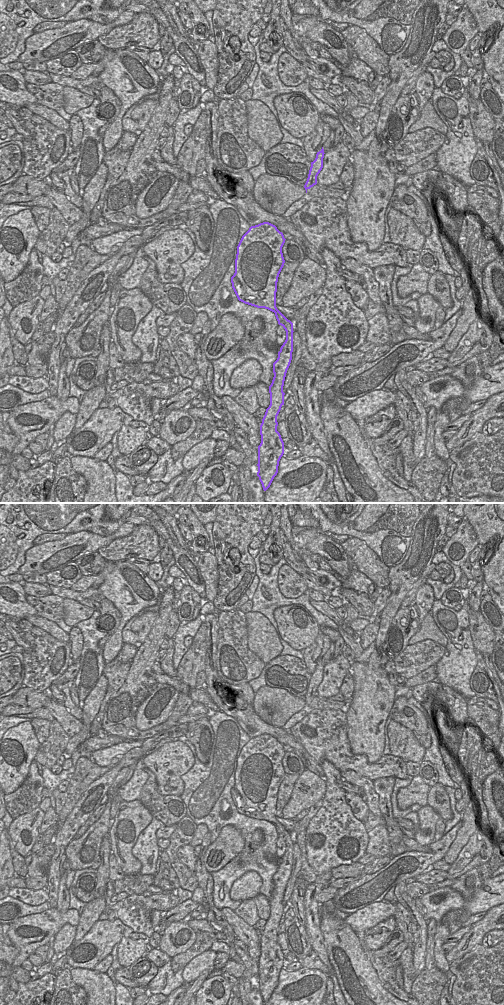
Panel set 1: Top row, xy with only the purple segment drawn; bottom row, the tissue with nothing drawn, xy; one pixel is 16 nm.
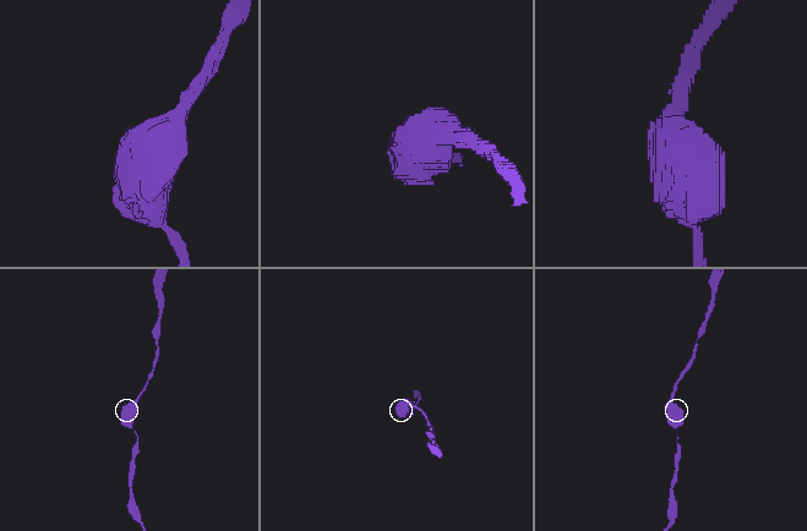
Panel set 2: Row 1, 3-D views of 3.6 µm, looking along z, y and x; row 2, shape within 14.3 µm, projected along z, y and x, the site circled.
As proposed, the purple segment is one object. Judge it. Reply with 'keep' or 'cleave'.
keep

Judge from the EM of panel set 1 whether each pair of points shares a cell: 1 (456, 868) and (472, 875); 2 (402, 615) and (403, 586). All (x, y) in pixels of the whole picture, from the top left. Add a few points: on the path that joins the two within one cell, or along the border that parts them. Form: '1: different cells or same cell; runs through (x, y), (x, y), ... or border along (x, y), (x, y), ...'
1: different cells; border along (477, 867), (471, 868), (454, 880)
2: different cells; border along (399, 609), (388, 630)

